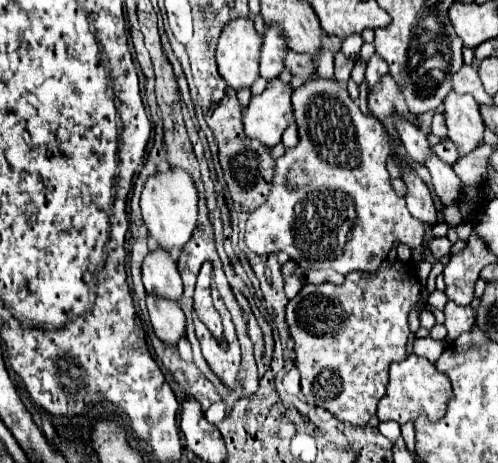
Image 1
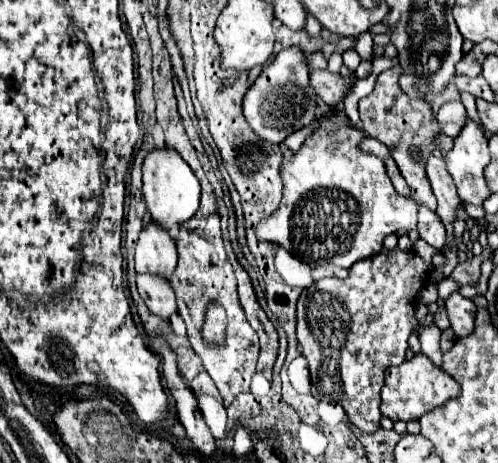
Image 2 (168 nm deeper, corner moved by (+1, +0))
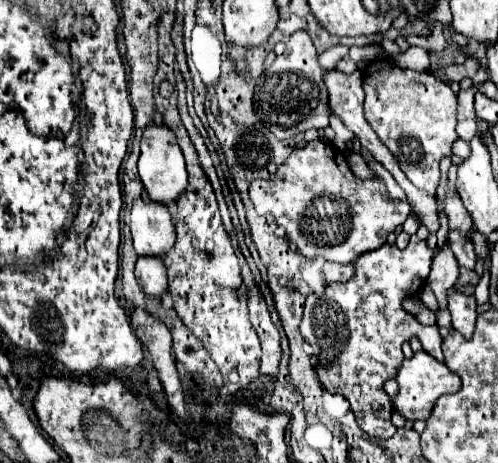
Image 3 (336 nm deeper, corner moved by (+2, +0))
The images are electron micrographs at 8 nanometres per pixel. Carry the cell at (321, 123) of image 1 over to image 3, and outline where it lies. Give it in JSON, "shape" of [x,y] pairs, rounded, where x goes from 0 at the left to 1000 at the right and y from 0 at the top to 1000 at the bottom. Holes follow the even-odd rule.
{"shape":[[[618,307],[606,324],[590,324],[538,393],[510,389],[502,428],[514,454],[550,467],[554,484],[574,497],[578,523],[594,527],[598,549],[683,570],[703,570],[723,549],[771,531],[775,510],[823,467],[823,441],[787,428],[767,384],[715,384],[679,324],[639,315],[639,307]]]}

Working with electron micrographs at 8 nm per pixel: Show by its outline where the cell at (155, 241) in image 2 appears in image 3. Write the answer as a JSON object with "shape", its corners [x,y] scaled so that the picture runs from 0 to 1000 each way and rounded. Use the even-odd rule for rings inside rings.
{"shape":[[[269,432],[261,458],[261,497],[269,518],[269,544],[277,553],[325,557],[349,531],[349,484],[337,449],[309,441],[305,432]]]}

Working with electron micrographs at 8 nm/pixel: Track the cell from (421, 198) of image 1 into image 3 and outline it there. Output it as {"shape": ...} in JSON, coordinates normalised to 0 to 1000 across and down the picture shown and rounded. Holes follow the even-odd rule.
{"shape":[[[747,130],[731,151],[731,251],[759,298],[799,346],[807,371],[831,402],[876,423],[884,397],[880,350],[888,337],[904,337],[916,289],[916,203],[908,190],[871,168],[859,151],[811,151],[787,143],[779,130]]]}

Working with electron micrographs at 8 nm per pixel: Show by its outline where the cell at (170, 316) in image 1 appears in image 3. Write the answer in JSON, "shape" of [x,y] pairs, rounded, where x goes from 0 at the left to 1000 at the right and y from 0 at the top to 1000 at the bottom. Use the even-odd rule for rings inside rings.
{"shape":[[[277,562],[273,600],[277,600],[285,626],[305,644],[321,648],[325,635],[337,626],[333,575],[325,562]]]}

